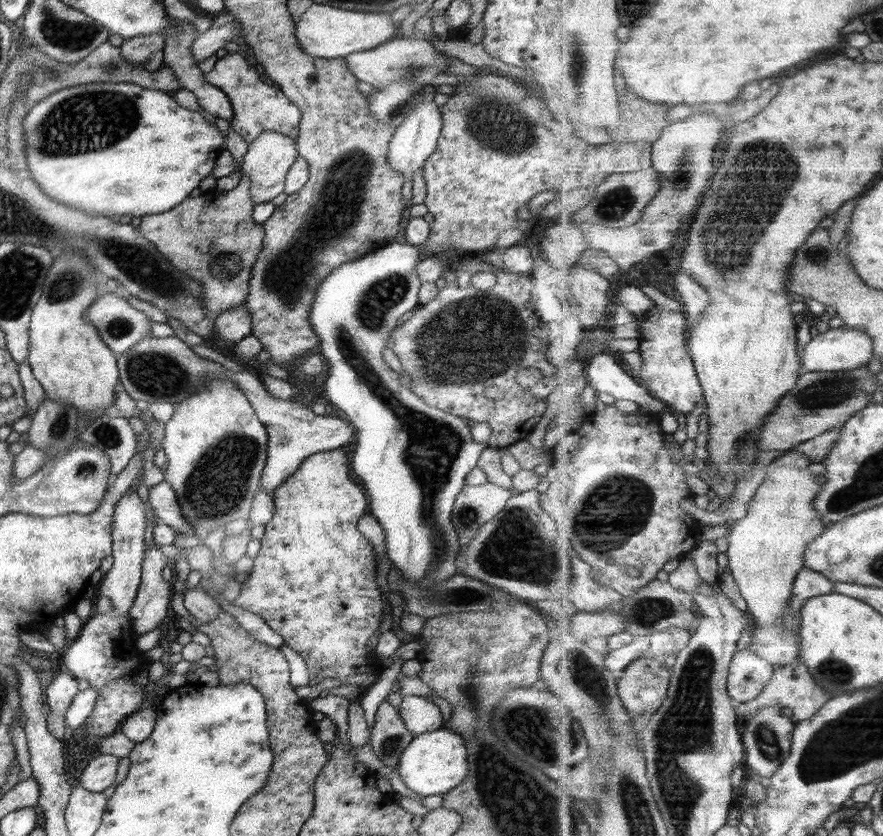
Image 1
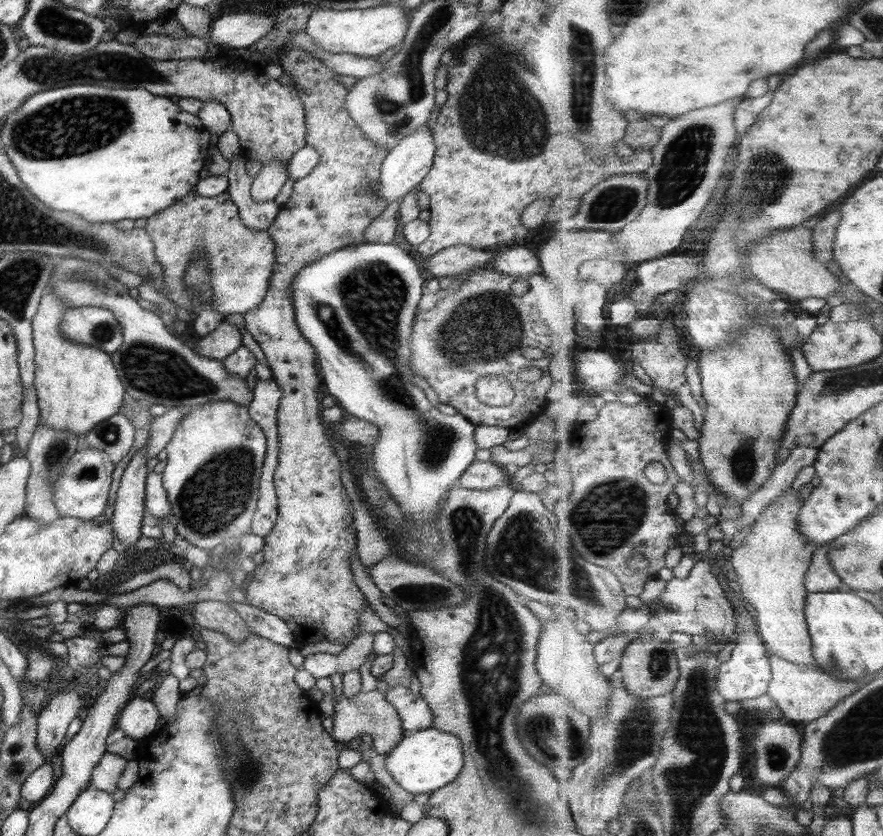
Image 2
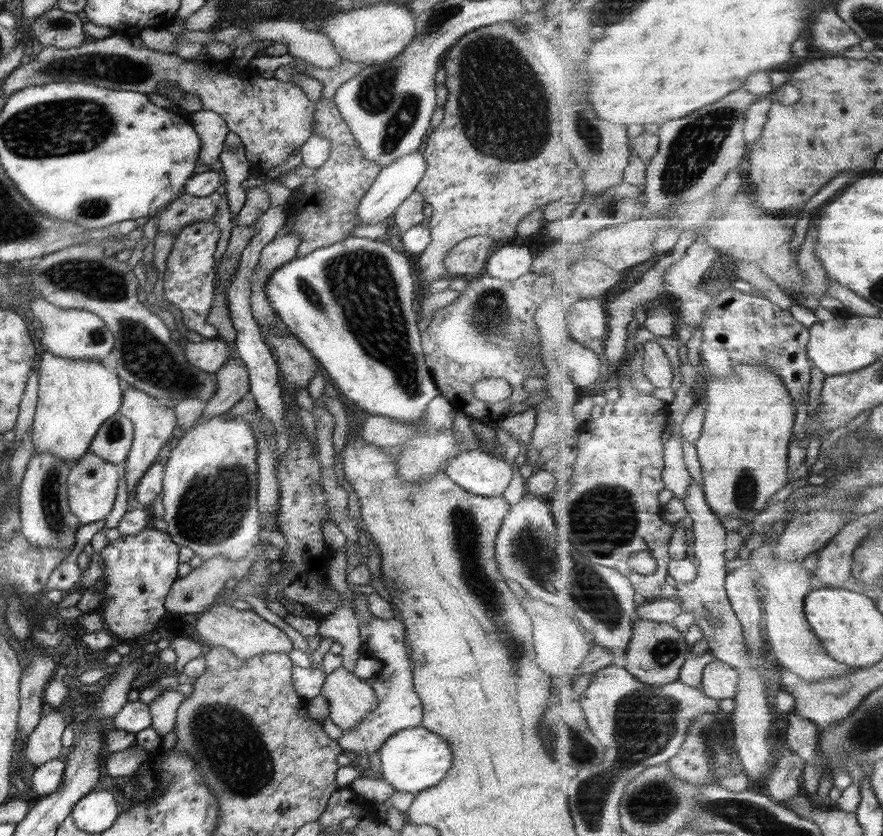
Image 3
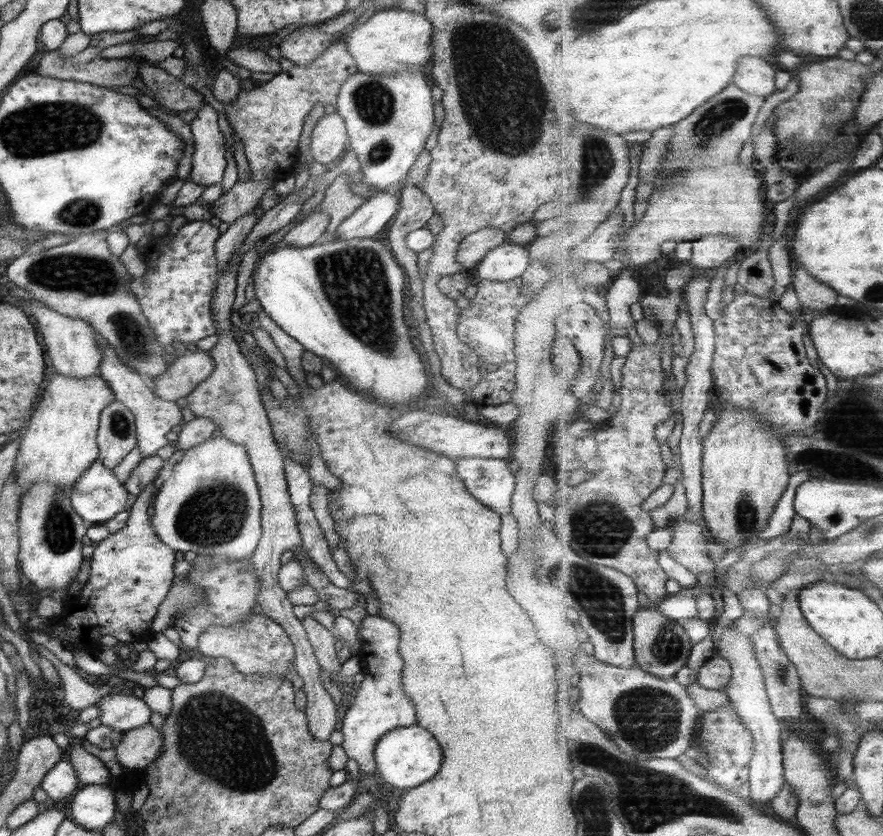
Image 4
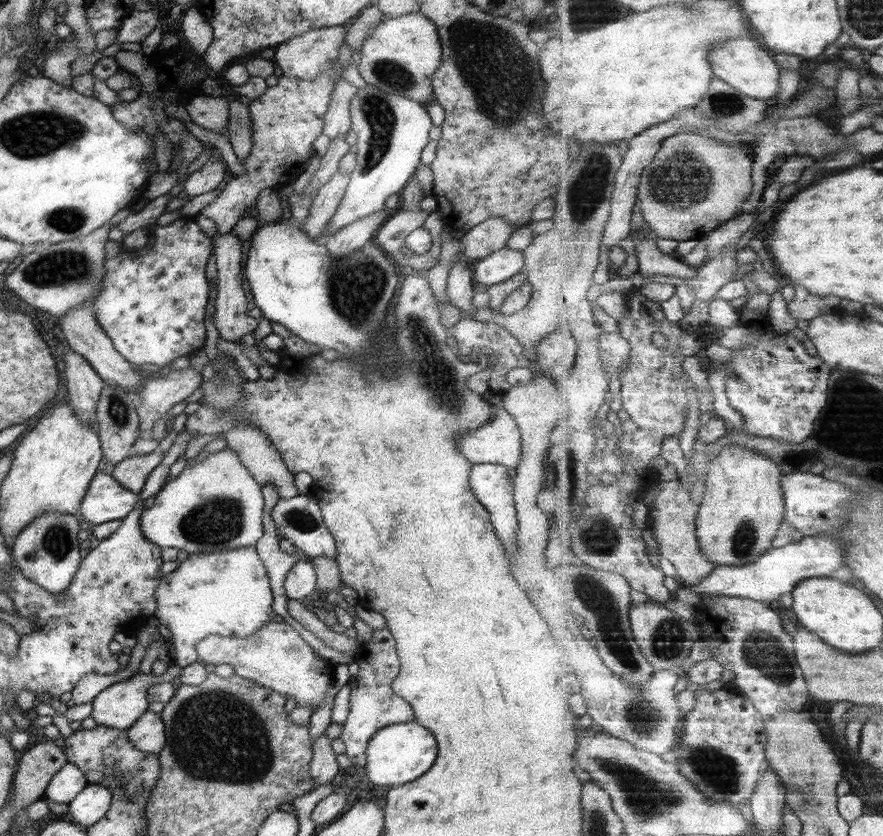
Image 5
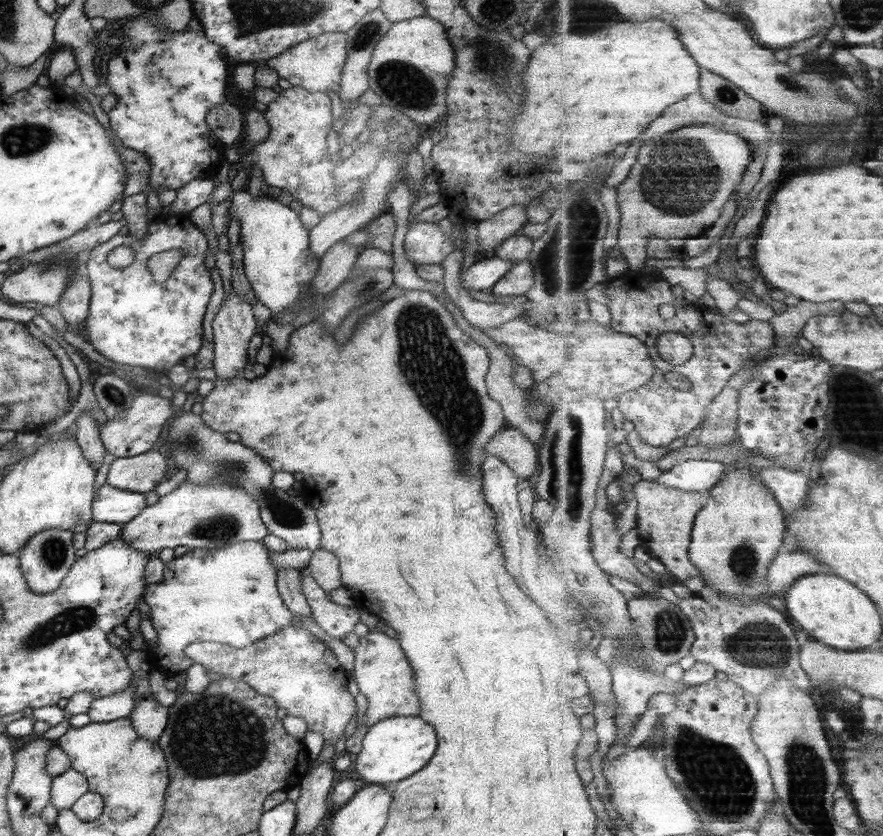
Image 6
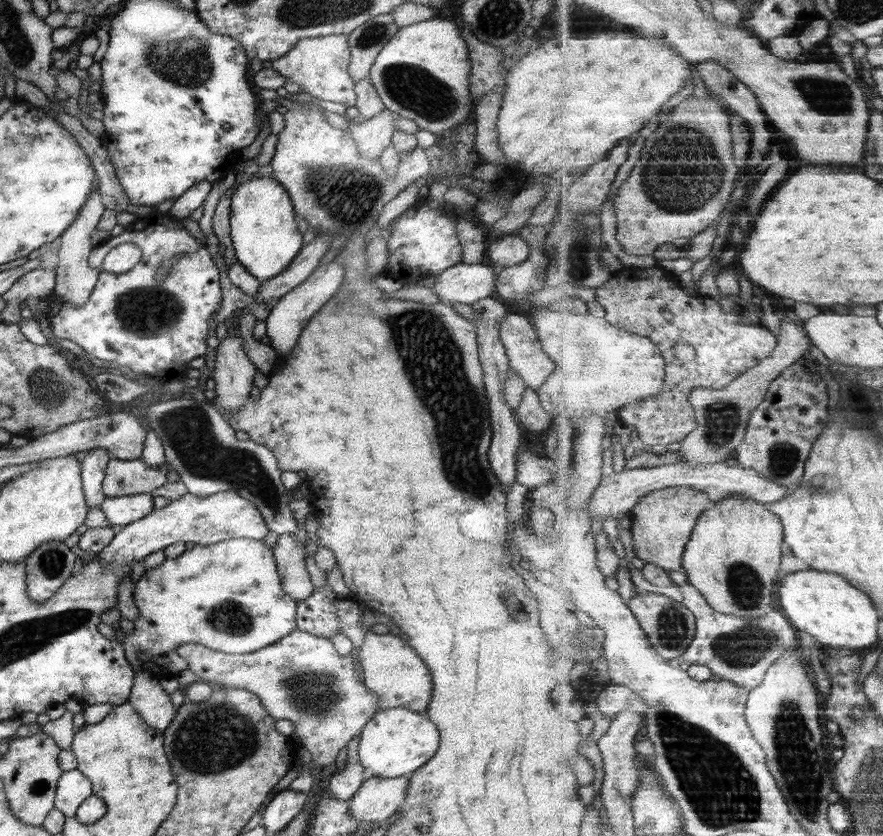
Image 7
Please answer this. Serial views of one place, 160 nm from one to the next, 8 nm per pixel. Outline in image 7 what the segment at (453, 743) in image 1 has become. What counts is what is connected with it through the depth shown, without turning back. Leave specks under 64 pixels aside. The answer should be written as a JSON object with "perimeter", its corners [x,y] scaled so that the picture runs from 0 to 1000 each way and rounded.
{"perimeter":[[[454,846],[434,848],[422,854],[409,872],[405,908],[422,929],[463,928],[492,903],[497,886],[497,874],[480,853],[471,853]]]}

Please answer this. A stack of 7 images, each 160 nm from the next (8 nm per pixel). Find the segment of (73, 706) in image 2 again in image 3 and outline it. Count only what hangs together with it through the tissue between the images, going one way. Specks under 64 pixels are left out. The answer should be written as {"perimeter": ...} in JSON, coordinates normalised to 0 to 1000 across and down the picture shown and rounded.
{"perimeter":[[[57,852],[44,860],[27,888],[25,902],[37,917],[65,907],[69,900],[69,876],[75,866],[69,855]]]}

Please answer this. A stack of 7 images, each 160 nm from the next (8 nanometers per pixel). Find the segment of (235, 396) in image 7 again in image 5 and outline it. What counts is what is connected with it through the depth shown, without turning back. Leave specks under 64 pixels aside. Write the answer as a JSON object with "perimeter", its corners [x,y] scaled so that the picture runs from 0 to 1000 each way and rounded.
{"perimeter":[[[258,278],[242,282],[240,305],[245,313],[246,350],[242,359],[242,374],[240,377],[247,403],[257,409],[273,406],[276,400],[285,398],[291,390],[292,382],[280,378],[277,371],[277,347],[273,341],[273,292],[272,285]]]}

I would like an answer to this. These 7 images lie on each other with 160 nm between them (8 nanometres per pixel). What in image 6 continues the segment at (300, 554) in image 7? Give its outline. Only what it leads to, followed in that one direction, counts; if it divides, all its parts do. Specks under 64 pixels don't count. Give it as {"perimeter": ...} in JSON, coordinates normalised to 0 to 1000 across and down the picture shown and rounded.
{"perimeter":[[[322,679],[313,683],[313,705],[320,722],[334,737],[352,736],[345,712],[341,708],[340,683],[333,679]]]}

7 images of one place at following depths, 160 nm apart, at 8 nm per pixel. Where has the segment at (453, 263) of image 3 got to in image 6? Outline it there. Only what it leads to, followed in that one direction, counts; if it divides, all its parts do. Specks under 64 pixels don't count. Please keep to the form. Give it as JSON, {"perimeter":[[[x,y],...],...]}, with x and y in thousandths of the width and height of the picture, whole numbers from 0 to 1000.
{"perimeter":[[[582,244],[561,255],[552,263],[545,263],[540,269],[540,304],[549,299],[561,299],[565,292],[580,283],[598,262],[596,248]]]}

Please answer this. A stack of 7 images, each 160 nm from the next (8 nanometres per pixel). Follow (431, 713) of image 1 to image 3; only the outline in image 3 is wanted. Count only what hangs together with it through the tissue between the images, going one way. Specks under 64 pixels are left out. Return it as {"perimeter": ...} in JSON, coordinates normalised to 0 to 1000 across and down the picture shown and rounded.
{"perimeter":[[[422,738],[420,744],[405,748],[405,754],[408,755],[409,785],[427,788],[433,794],[431,801],[422,809],[422,817],[419,819],[422,829],[425,829],[425,834],[427,834],[427,842],[402,868],[387,877],[381,889],[388,898],[398,897],[398,900],[402,900],[407,904],[417,906],[422,900],[427,900],[433,888],[451,873],[472,868],[478,858],[478,842],[471,833],[467,819],[467,801],[463,800],[463,792],[459,783],[458,749],[455,744],[446,738],[439,740]]]}

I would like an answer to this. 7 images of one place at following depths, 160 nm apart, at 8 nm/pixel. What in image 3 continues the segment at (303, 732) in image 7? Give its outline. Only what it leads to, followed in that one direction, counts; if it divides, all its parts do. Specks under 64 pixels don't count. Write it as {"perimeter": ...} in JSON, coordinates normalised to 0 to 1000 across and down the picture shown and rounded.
{"perimeter":[[[239,725],[224,736],[220,749],[231,776],[251,773],[263,780],[271,789],[282,789],[300,780],[327,780],[331,776],[325,760],[311,748],[302,745],[285,730],[268,730],[263,725]]]}

